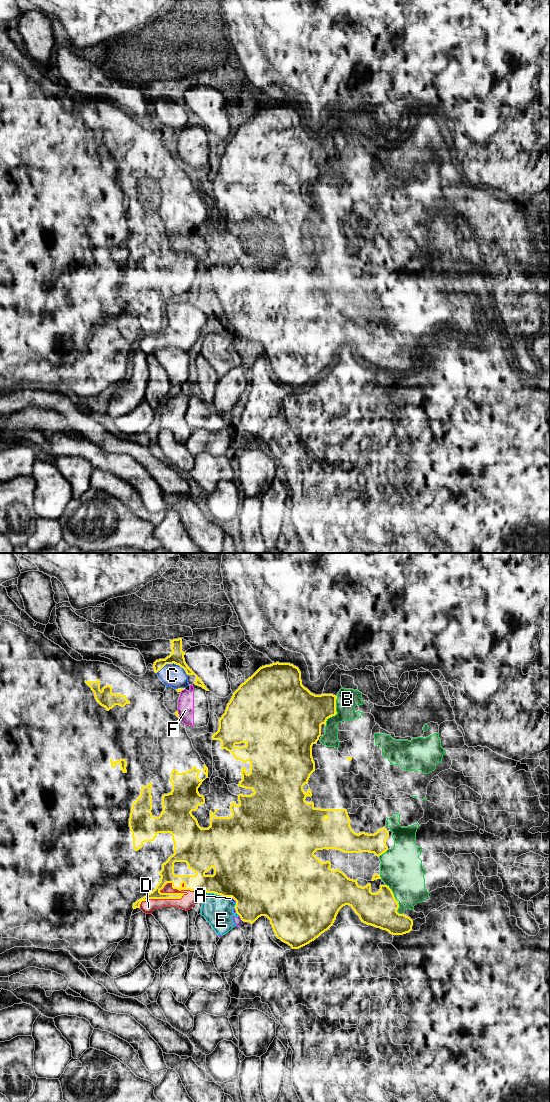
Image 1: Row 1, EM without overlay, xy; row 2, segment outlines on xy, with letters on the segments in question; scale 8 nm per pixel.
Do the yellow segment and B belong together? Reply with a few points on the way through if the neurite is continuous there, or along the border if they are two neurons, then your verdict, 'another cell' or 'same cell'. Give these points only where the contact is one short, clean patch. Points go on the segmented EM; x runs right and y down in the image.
same cell

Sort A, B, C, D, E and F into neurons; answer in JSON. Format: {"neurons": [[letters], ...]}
{"neurons": [["A", "E"], ["B"], ["C"], ["D"], ["F"]]}

